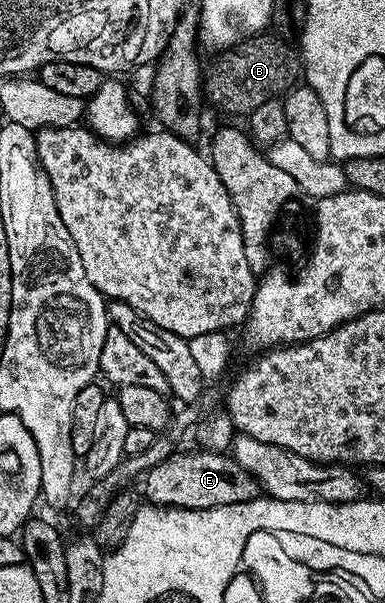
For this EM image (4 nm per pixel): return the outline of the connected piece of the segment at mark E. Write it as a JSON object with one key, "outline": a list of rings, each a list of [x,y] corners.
{"outline":[[[177,450],[165,461],[148,470],[143,477],[143,495],[153,504],[165,508],[189,508],[206,510],[214,506],[234,506],[250,502],[261,495],[262,489],[256,477],[251,476],[235,455],[223,452],[183,452]]]}

